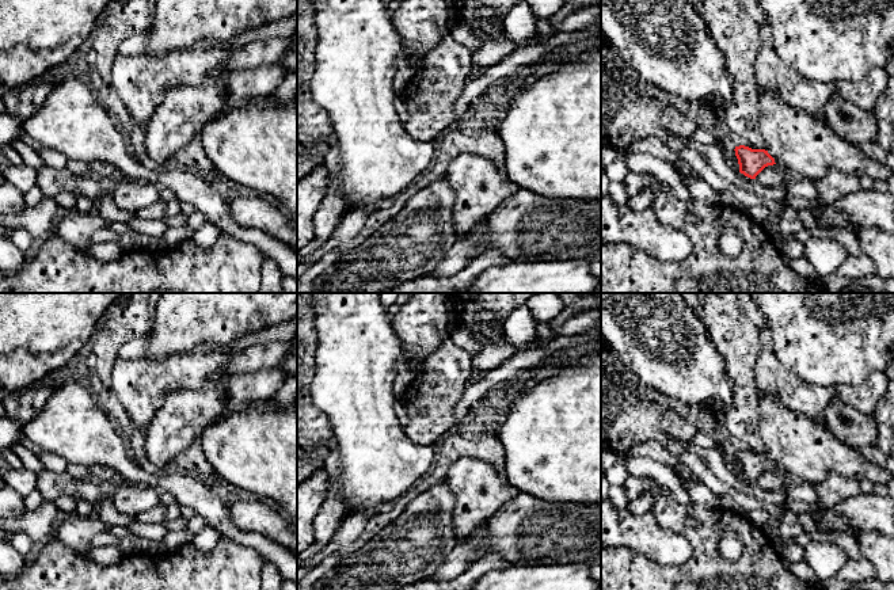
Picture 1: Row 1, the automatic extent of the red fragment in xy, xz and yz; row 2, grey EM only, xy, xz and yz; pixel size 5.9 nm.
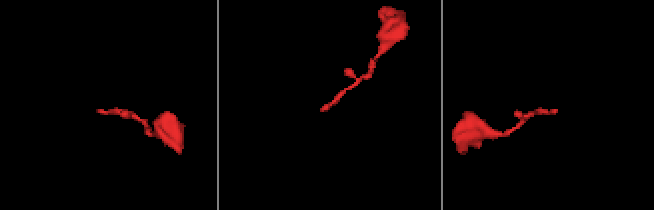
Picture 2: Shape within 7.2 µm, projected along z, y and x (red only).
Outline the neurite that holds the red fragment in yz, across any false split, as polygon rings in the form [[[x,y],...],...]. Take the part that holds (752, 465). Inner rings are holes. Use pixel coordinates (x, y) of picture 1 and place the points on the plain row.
[[[761,395],[758,433],[764,453],[735,450],[739,476],[750,483],[768,469],[784,469],[814,486],[832,475],[887,484],[893,473],[860,456],[823,427],[784,407],[775,396]]]

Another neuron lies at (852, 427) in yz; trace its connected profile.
[[[834,400],[826,407],[818,426],[855,450],[874,445],[878,434],[871,415],[863,414],[840,400]]]

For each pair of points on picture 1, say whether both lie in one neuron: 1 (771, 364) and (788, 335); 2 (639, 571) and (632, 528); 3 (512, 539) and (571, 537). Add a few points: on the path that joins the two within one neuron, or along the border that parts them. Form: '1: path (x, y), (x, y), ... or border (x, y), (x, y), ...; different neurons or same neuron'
1: border (772, 350), (799, 377); different neurons
2: border (615, 547), (628, 547), (666, 564); different neurons
3: path (527, 537), (556, 537); same neuron

